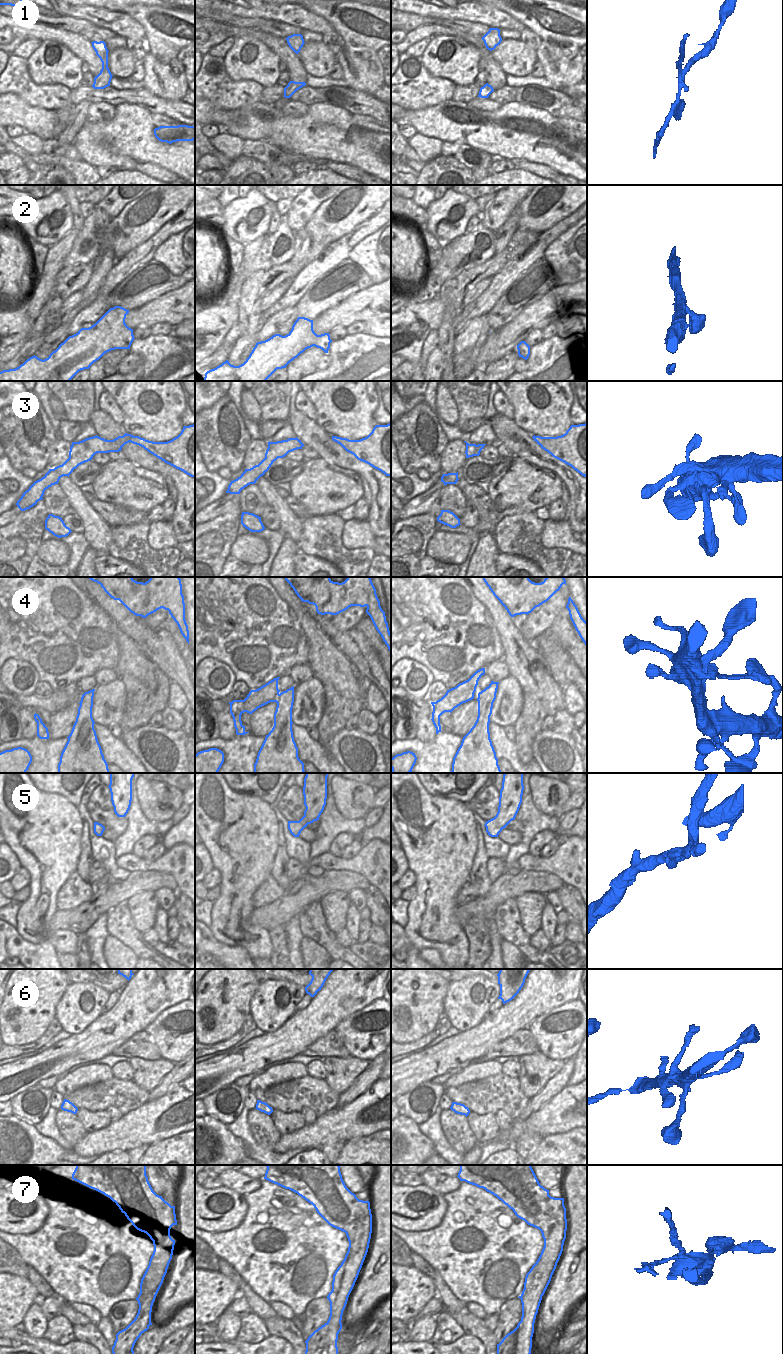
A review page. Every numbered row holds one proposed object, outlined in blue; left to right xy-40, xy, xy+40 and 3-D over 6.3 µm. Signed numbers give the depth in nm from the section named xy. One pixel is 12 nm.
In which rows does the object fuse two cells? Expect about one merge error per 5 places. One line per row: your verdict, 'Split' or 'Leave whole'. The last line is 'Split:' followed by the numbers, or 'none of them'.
1: Split
2: Leave whole
3: Leave whole
4: Leave whole
5: Leave whole
6: Leave whole
7: Split
Split: 1, 7

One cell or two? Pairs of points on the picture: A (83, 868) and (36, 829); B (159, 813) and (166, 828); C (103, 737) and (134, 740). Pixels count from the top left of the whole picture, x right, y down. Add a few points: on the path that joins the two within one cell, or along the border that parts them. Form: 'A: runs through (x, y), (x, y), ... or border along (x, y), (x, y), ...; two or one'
A: border along (80, 840), (80, 854), (75, 870); two
B: border along (142, 810), (150, 820), (170, 820); two
C: border along (120, 739), (136, 756); two

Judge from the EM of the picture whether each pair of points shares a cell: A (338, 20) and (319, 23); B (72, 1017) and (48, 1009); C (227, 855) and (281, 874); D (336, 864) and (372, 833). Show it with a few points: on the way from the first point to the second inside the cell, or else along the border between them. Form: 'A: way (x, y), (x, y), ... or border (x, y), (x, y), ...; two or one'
A: border (309, 10), (321, 15), (335, 30); two
B: border (65, 990), (56, 1005), (56, 1015), (54, 1017); two
C: border (277, 848), (270, 874); two
D: border (380, 839), (373, 838), (363, 846); two

